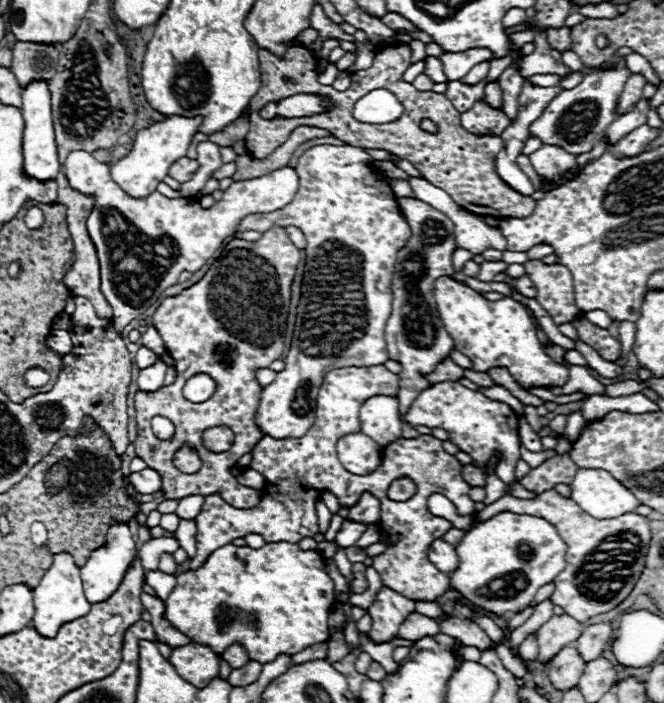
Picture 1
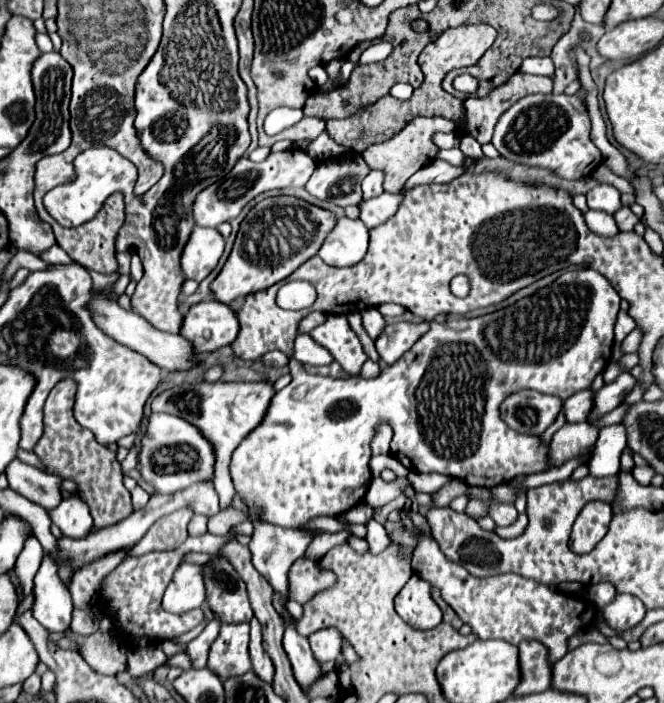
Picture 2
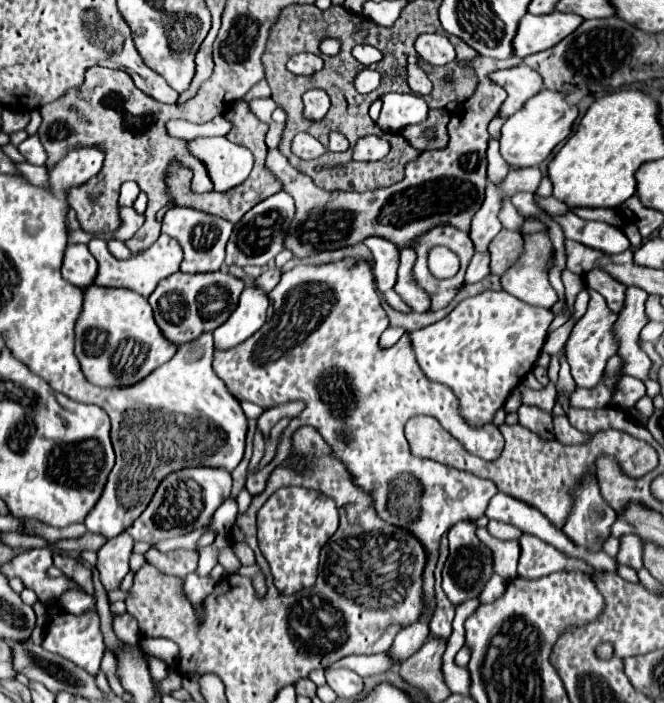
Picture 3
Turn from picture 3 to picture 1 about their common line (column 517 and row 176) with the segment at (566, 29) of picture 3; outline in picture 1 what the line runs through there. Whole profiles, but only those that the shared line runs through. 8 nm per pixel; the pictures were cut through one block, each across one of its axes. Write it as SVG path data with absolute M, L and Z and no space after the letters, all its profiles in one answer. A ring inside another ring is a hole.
M34 80L22 90L22 116L24 116L24 170L28 176L38 180L56 178L60 170L58 146L54 142L54 122L52 122L52 96L46 80Z

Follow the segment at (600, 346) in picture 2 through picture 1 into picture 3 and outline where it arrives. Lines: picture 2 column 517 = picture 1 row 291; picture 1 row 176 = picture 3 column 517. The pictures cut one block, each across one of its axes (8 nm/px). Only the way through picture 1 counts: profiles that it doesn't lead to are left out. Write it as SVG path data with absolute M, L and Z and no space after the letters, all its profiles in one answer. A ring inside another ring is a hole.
M484 290L462 300L440 322L410 334L410 344L428 380L448 386L458 398L458 410L472 428L492 422L506 398L534 370L554 314L520 302L504 290Z

